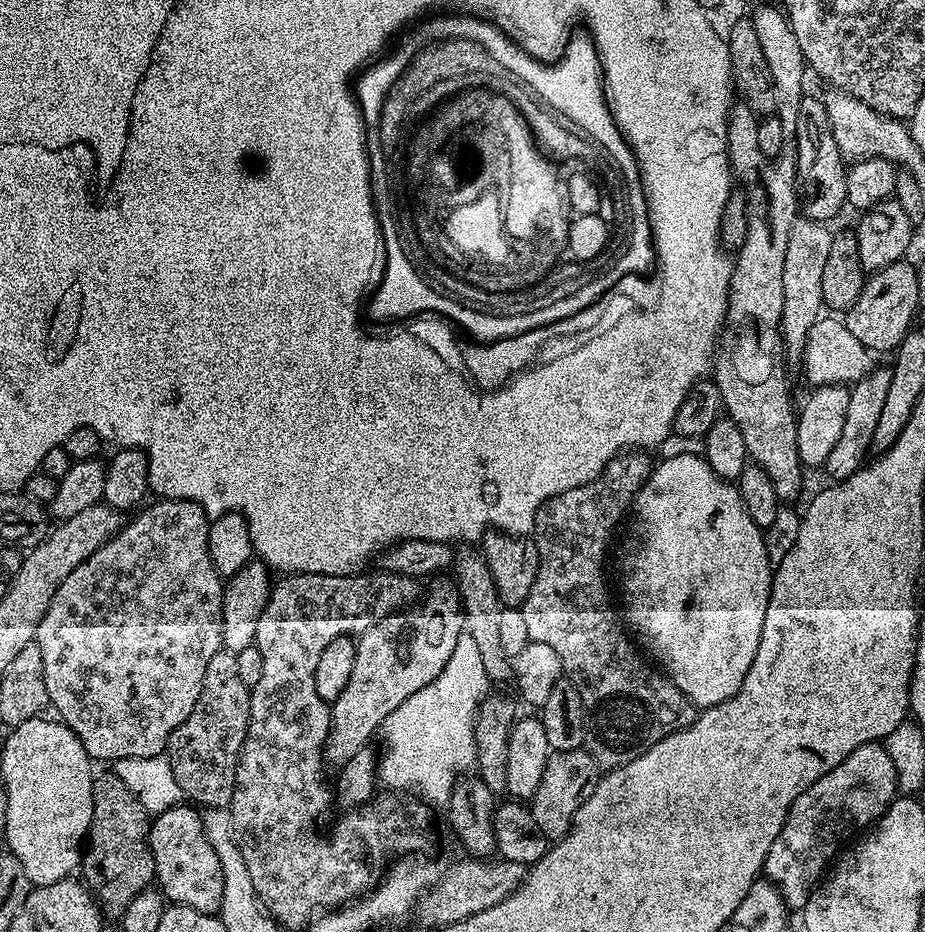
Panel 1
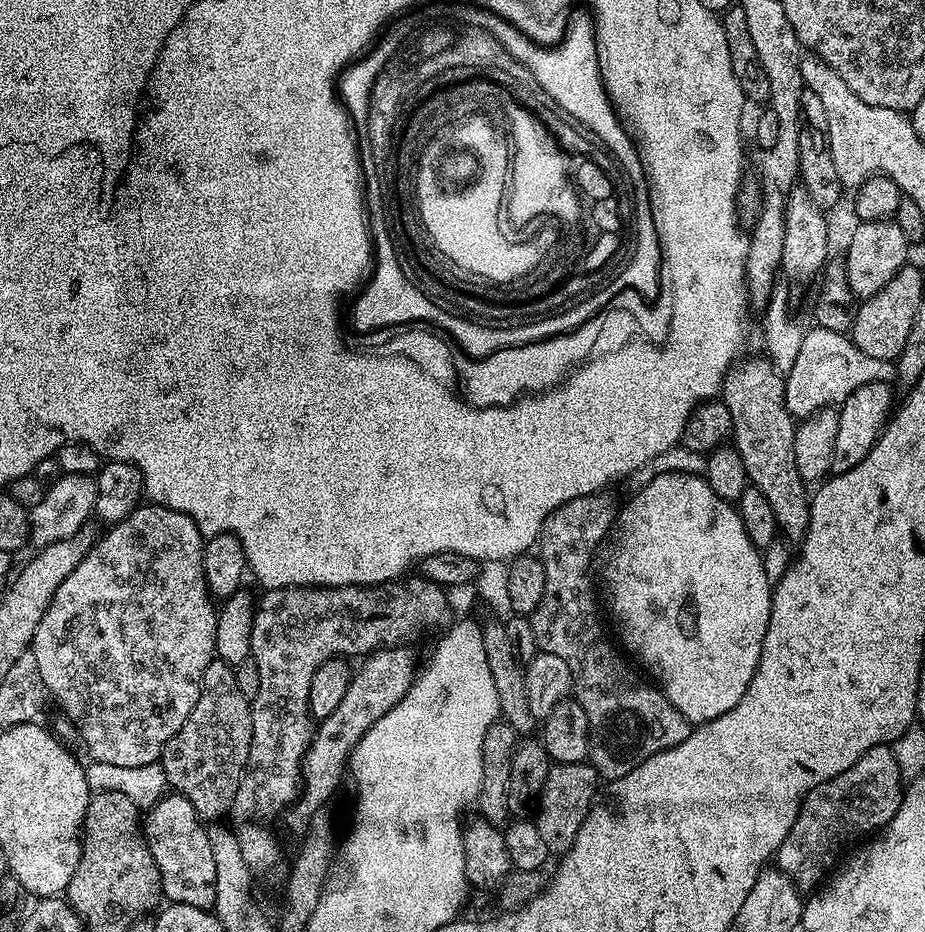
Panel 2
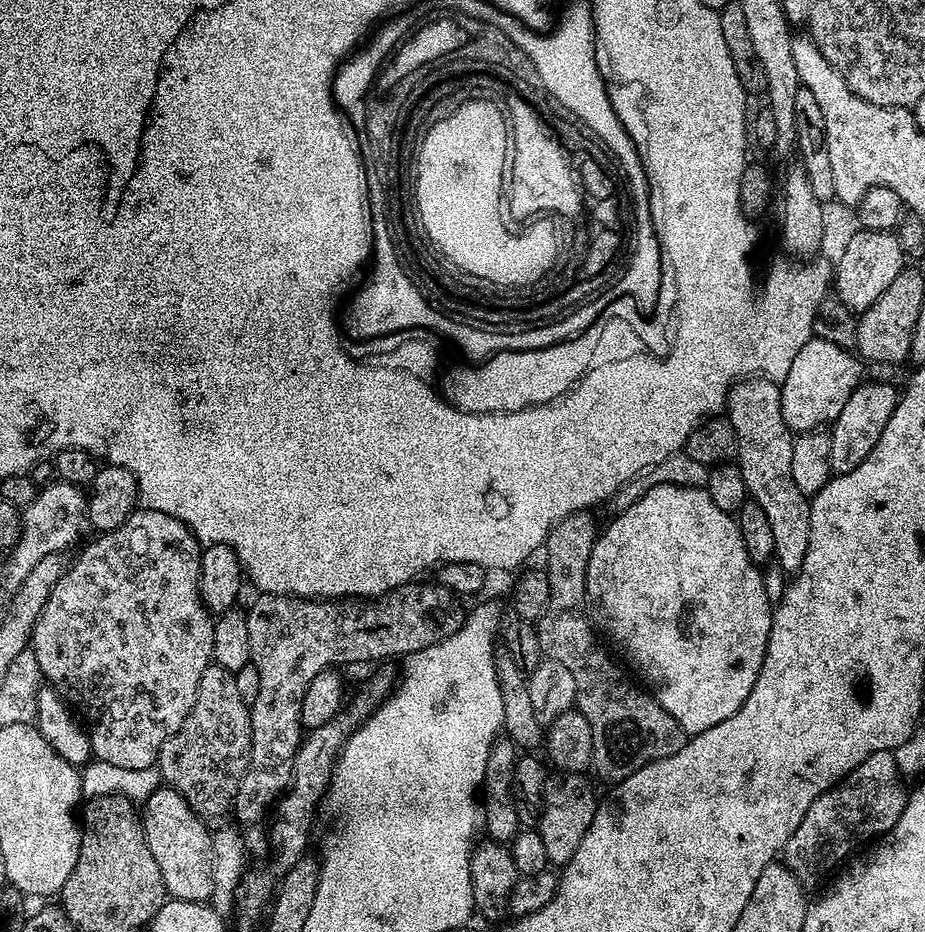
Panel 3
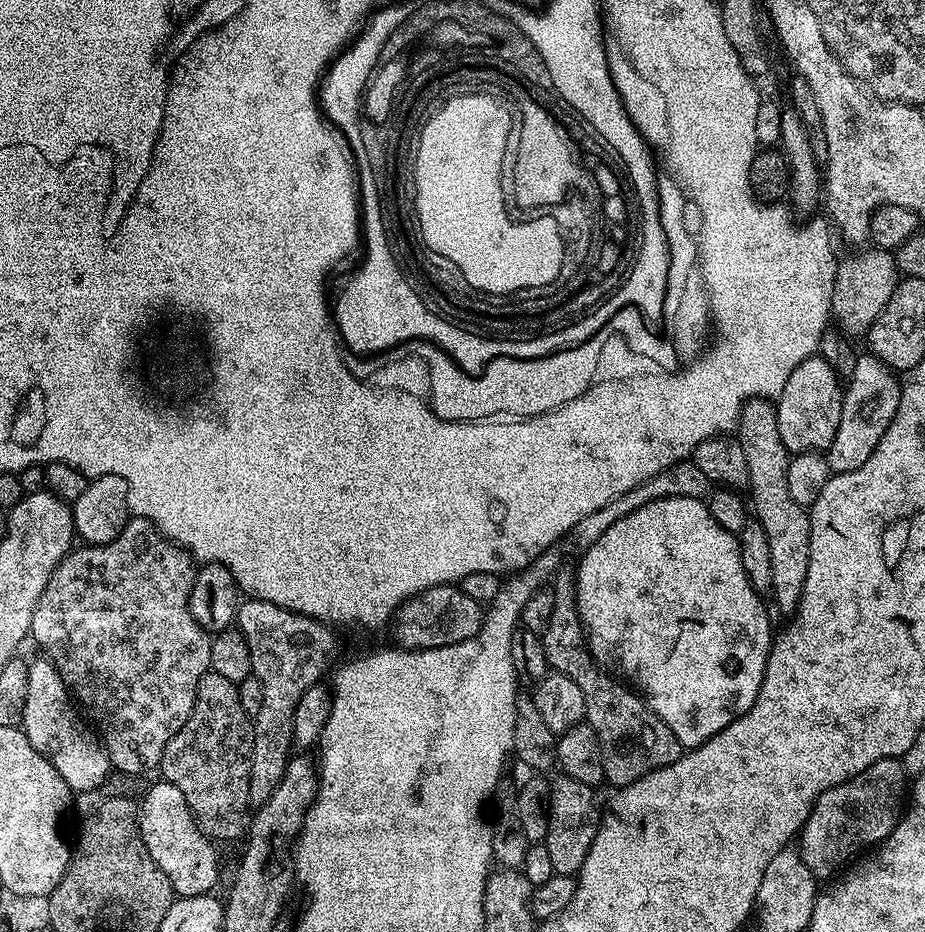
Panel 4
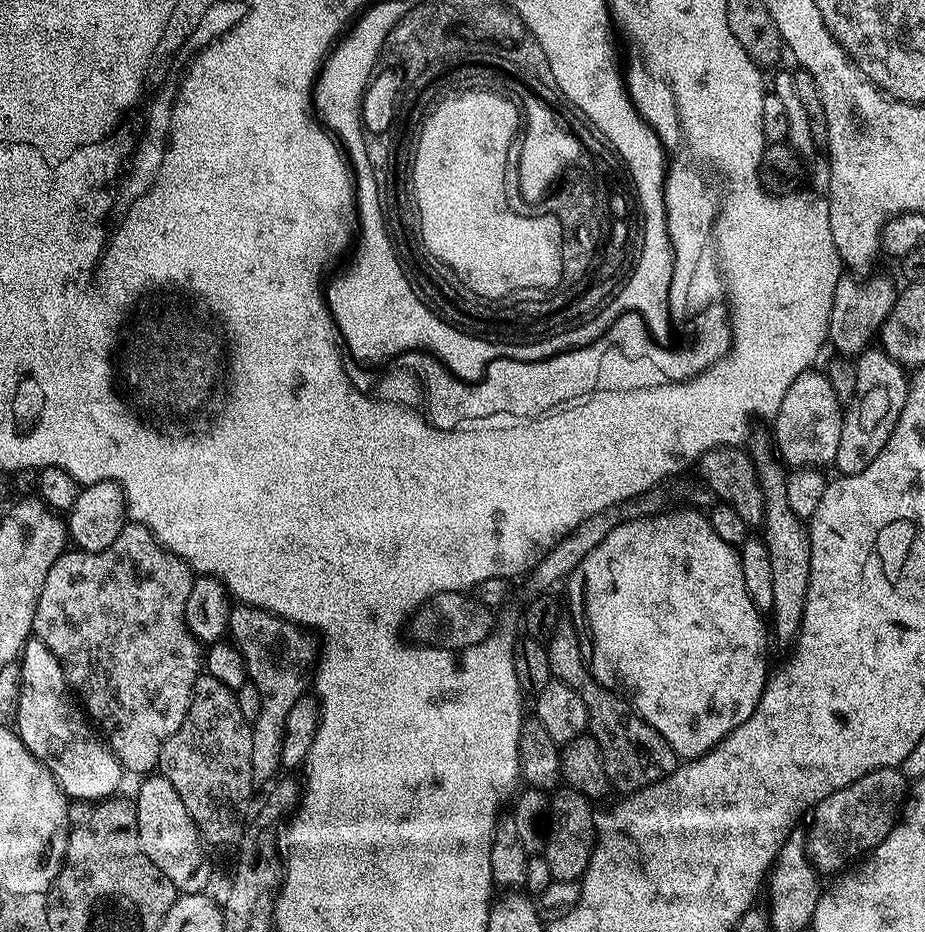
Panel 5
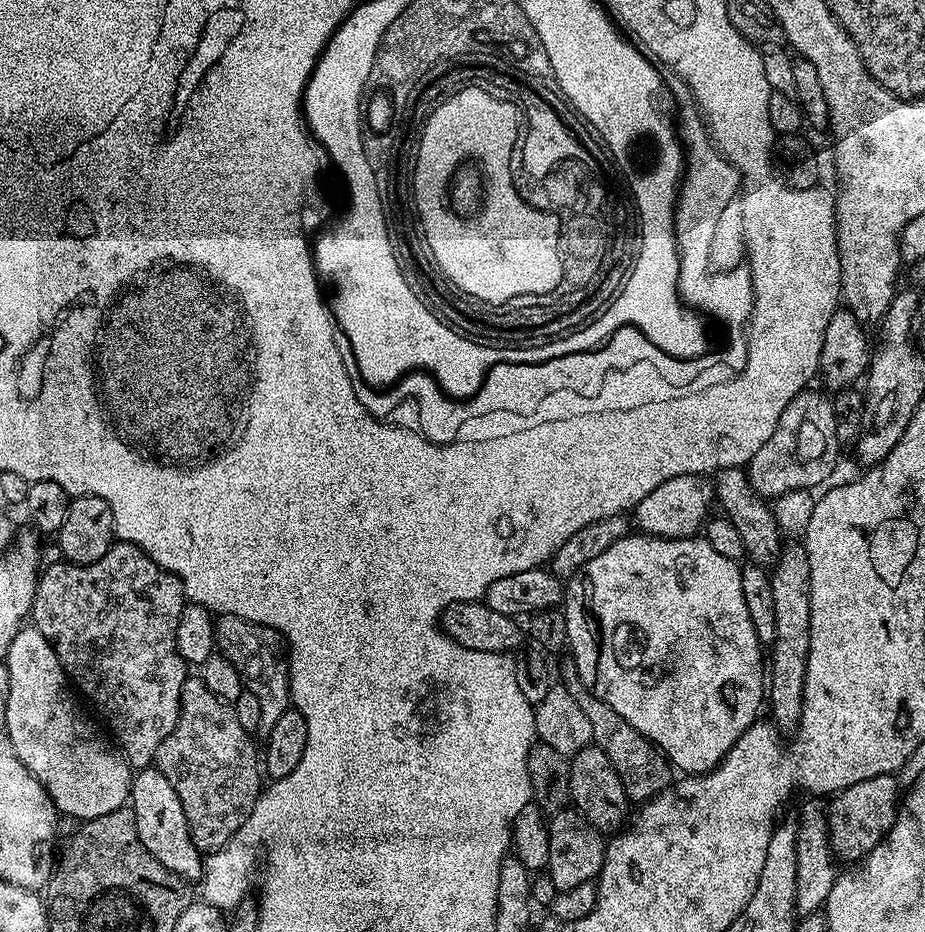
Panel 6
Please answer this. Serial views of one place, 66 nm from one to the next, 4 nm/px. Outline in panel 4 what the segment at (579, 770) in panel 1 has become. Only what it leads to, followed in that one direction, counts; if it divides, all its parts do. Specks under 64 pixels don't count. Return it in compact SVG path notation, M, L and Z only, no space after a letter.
M561 775L560 780L552 780L548 793L548 829L542 842L550 854L550 866L558 876L576 876L586 854L596 837L598 811L593 785L583 784L574 778Z

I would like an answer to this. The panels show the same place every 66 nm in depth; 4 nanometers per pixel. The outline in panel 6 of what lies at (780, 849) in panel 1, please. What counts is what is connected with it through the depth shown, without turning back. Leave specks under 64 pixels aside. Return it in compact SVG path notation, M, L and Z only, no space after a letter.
M895 775L875 776L854 782L854 786L835 793L831 800L832 805L827 805L826 815L828 842L832 845L832 851L841 861L859 862L870 854L870 850L874 850L874 846L880 844L884 835L894 826L902 800L902 788Z

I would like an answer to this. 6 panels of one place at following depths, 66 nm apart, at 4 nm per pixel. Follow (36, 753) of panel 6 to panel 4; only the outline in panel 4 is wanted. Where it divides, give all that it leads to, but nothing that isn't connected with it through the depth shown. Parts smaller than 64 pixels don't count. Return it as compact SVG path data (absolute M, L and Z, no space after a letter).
M46 658L39 659L29 663L26 678L26 706L22 721L26 738L30 738L30 746L34 746L34 750L38 750L52 763L54 770L58 770L73 793L99 789L99 784L110 773L103 743L87 723L84 725L80 721L81 713L56 667Z

